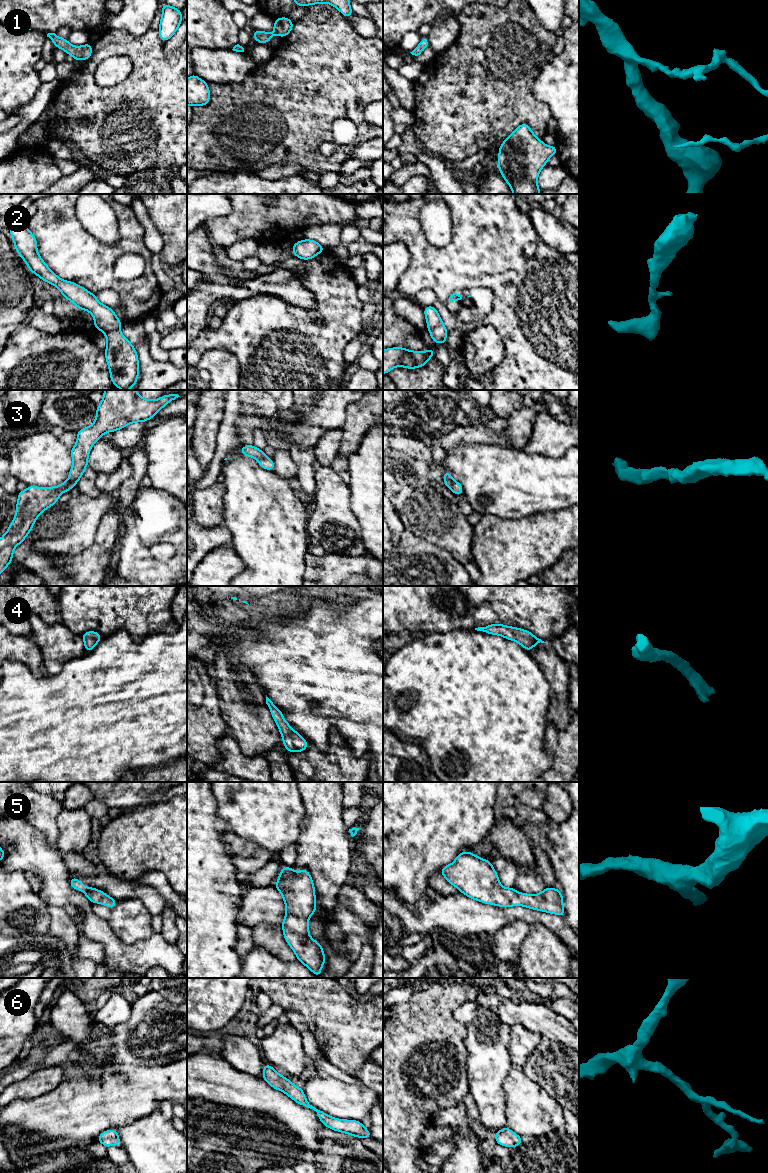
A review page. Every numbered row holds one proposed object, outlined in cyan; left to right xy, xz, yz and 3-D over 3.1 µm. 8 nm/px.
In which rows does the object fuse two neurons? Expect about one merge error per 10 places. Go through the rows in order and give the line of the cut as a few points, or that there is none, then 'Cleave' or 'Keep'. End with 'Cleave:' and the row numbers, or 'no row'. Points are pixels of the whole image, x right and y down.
1: No split. Keep
2: No split. Keep
3: No split. Keep
4: No split. Keep
5: No split. Keep
6: No split. Keep
Cleave: no row

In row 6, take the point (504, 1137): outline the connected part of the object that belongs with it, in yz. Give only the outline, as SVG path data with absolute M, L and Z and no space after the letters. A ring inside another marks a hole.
M507 1126L494 1133L494 1135L496 1143L505 1147L517 1147L523 1143L523 1138L513 1133Z

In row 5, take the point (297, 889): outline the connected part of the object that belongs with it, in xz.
M283 867L274 885L282 894L286 915L282 922L286 942L302 962L318 978L326 962L323 946L309 936L307 920L316 911L315 888L307 869L296 873L292 867Z

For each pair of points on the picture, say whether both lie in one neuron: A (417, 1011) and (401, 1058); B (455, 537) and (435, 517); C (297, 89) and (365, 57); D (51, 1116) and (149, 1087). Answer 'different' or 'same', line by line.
A: same
B: same
C: same
D: same

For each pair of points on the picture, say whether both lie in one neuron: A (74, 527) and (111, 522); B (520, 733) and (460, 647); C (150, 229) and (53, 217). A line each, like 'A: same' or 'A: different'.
A: different
B: same
C: different

